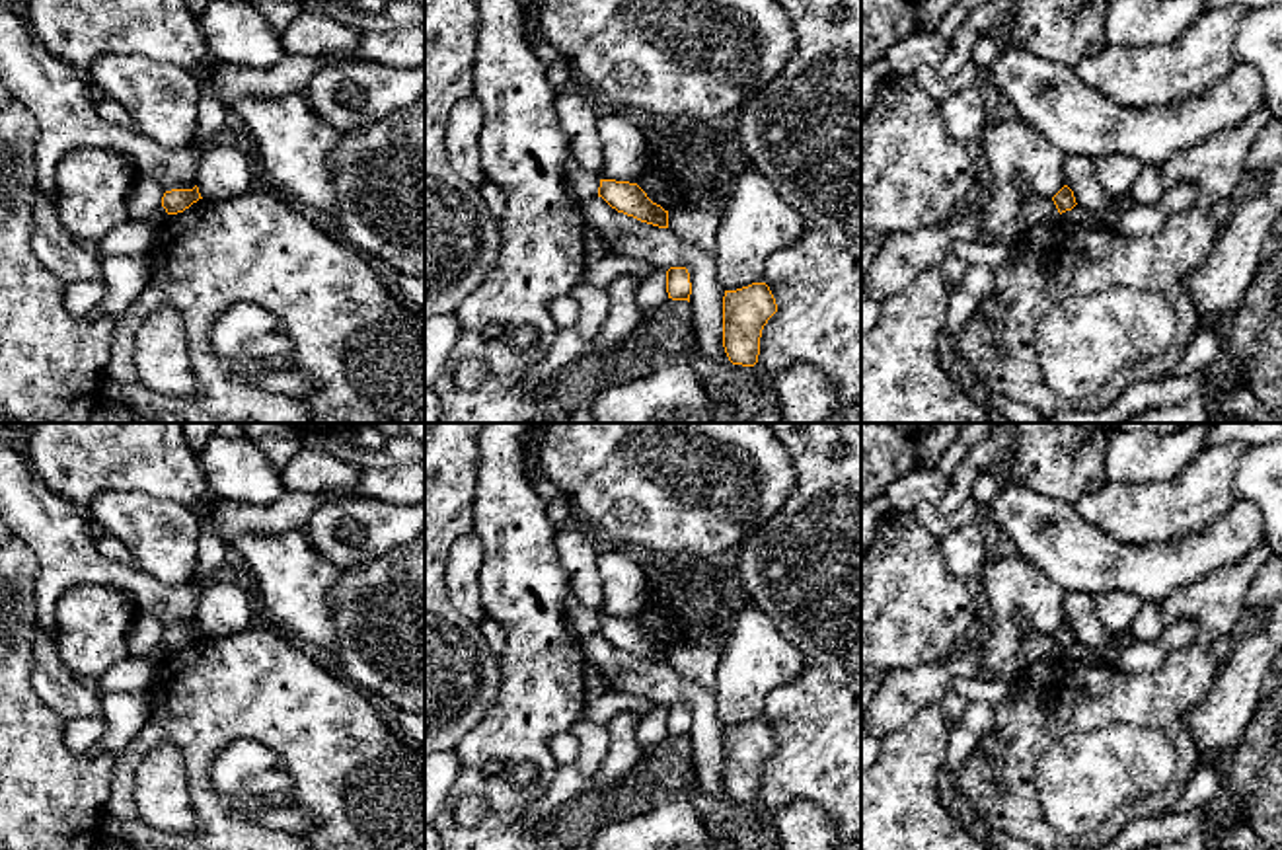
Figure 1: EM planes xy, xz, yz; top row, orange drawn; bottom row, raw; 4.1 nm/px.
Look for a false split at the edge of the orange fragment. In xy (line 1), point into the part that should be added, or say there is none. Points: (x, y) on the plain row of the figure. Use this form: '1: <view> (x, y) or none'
1: none

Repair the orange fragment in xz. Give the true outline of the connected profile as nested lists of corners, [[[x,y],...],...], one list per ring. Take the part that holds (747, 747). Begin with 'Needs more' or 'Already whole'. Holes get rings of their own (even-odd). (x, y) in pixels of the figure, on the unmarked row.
Already whole. [[[766,719],[725,727],[723,784],[733,801],[758,799],[762,766],[775,749],[777,741]]]

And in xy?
Already whole. [[[197,622],[193,626],[171,626],[164,630],[162,643],[166,645],[168,651],[177,651],[189,645],[199,636],[203,634]]]

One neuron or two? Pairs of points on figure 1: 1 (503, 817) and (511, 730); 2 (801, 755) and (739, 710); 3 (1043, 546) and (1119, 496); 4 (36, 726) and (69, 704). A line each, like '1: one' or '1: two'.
1: one
2: two
3: two
4: two

